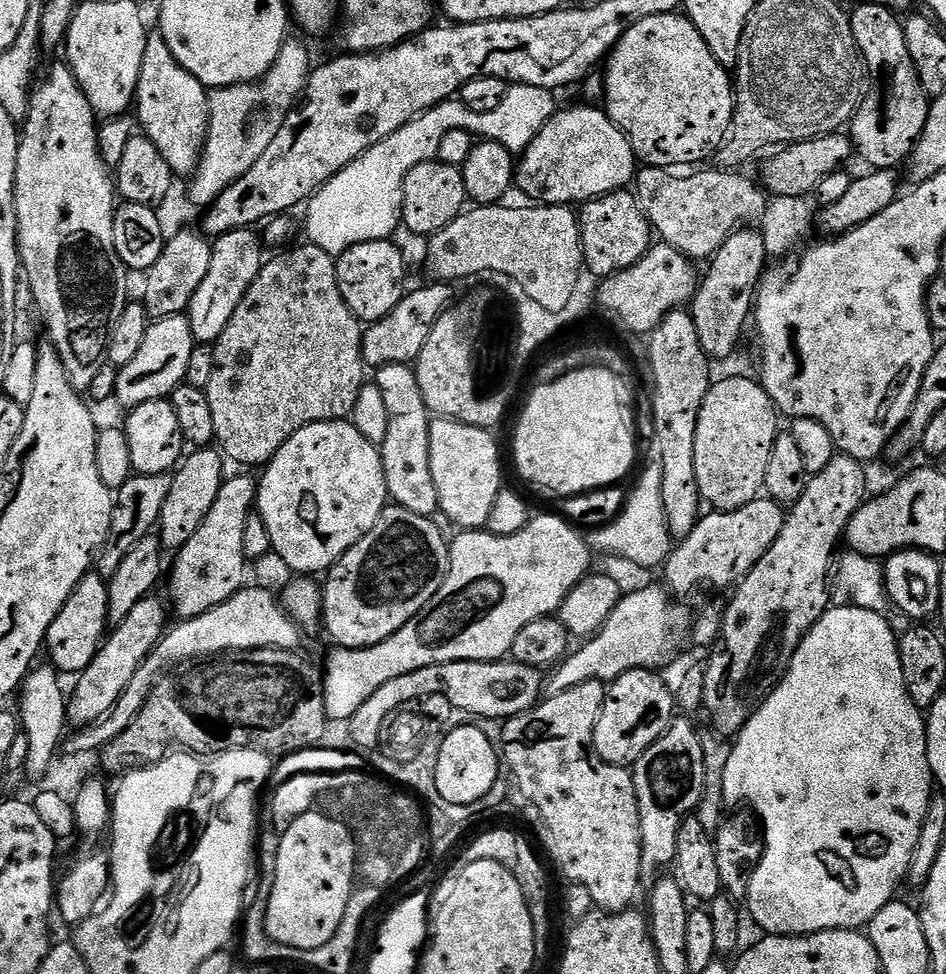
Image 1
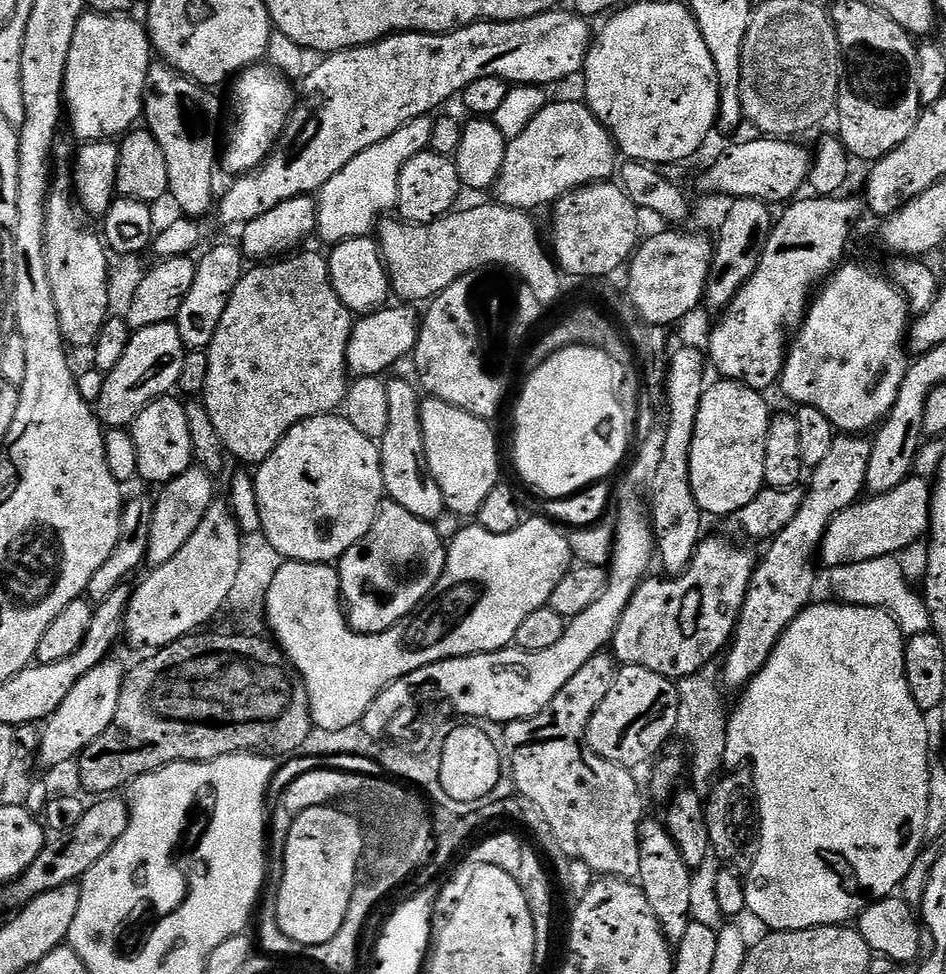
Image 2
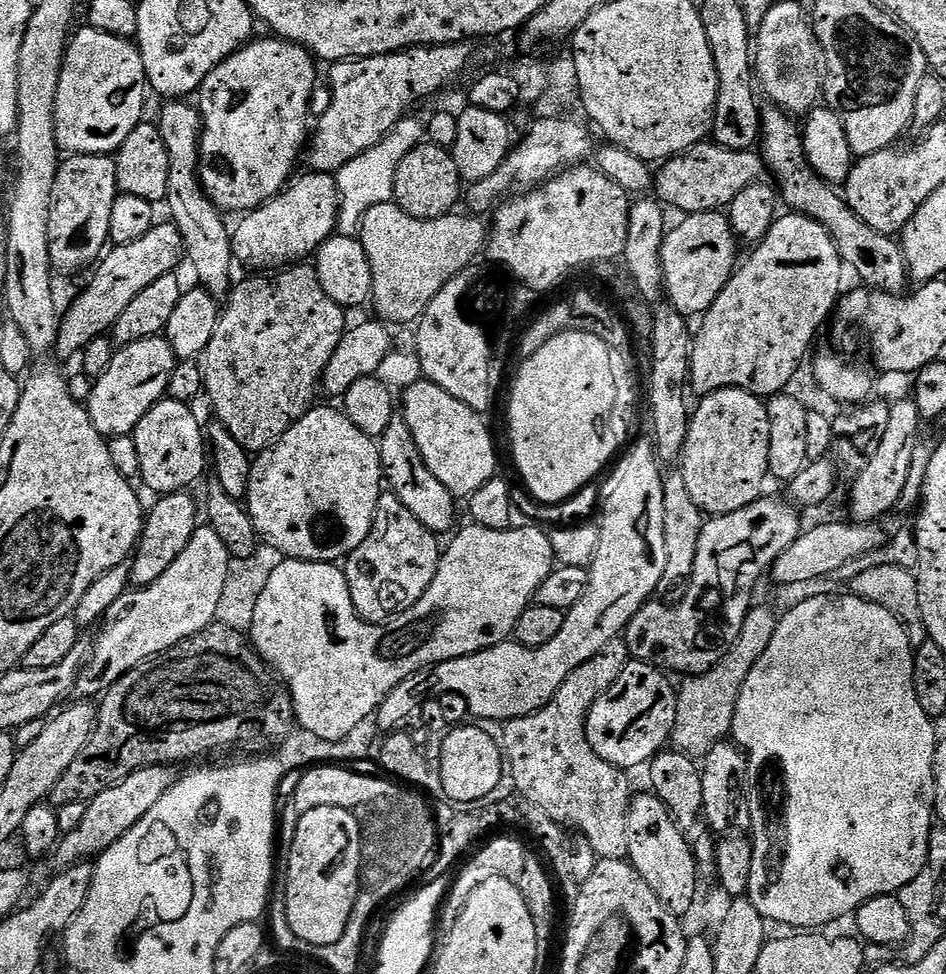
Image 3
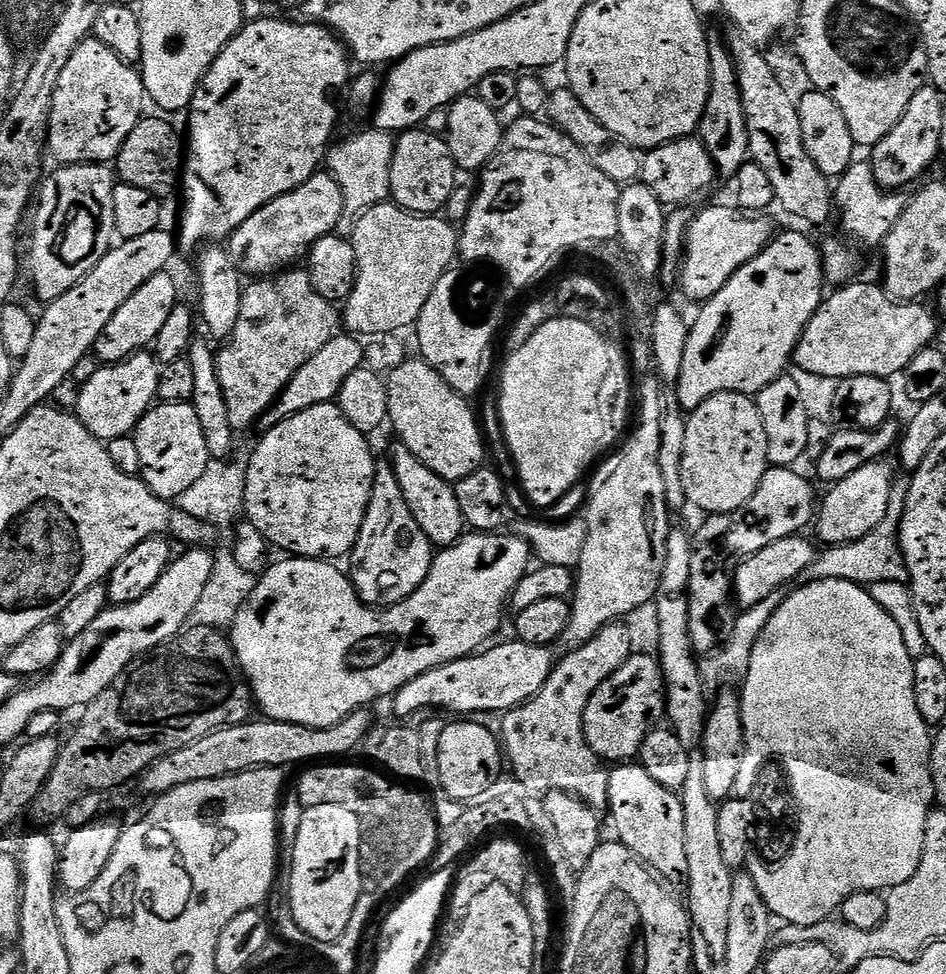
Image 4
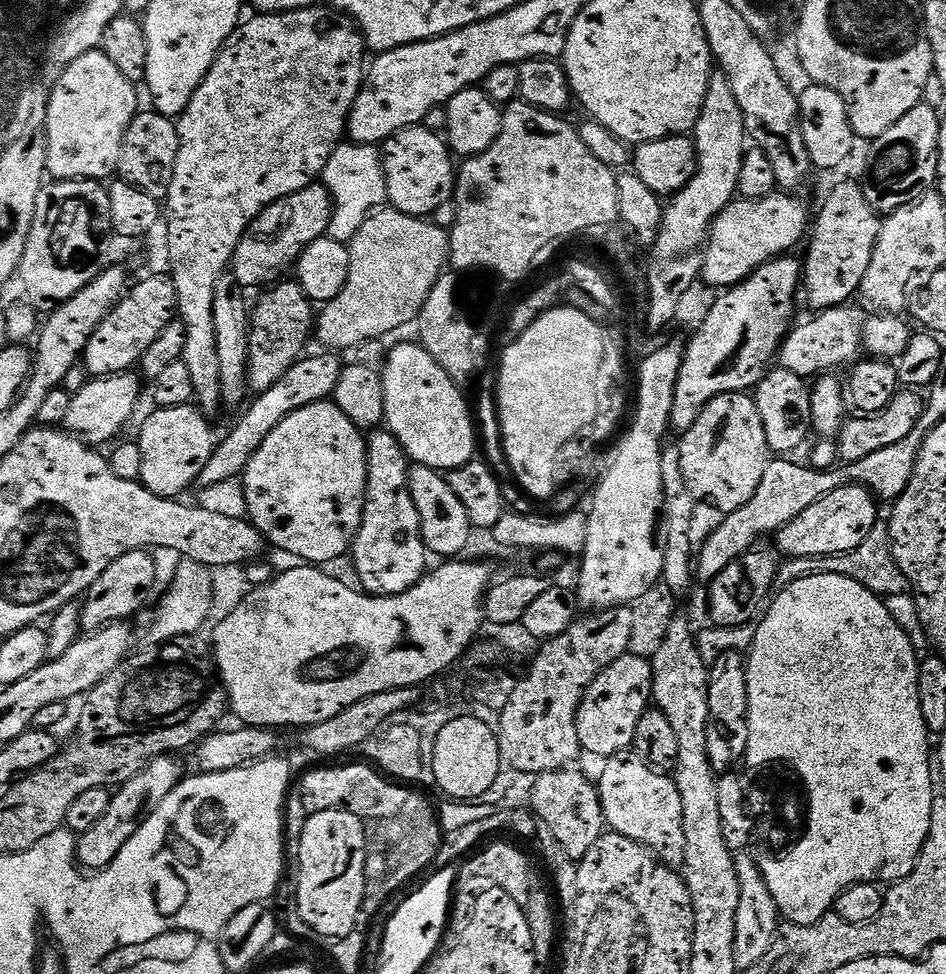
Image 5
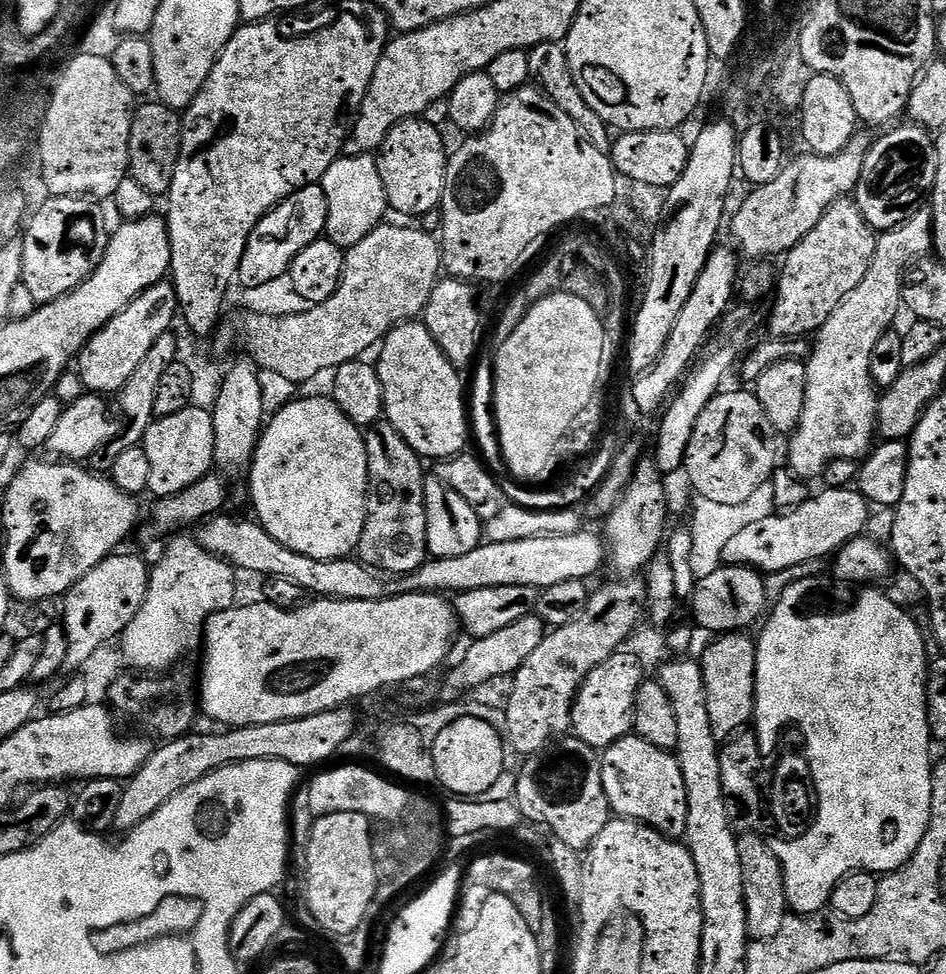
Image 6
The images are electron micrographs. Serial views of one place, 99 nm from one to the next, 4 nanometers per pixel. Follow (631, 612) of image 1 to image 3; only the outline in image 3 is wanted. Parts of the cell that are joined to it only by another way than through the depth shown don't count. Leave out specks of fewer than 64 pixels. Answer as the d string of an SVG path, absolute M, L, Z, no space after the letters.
M764 494L759 500L750 502L750 506L734 510L734 514L705 519L704 529L698 538L698 558L694 558L692 579L688 581L679 599L673 603L677 604L673 608L668 602L644 604L624 629L622 639L628 646L629 657L632 660L641 660L644 664L653 664L655 668L667 670L669 673L682 672L685 677L701 675L714 667L738 638L746 616L754 605L751 596L760 575L763 572L765 575L778 554L782 554L782 550L789 548L800 537L802 525L799 515L801 513L796 505L787 499L779 500L776 496Z

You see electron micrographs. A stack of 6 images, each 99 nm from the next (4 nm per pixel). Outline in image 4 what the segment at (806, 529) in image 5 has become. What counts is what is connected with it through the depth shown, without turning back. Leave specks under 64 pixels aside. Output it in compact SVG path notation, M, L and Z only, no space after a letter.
M888 462L862 466L854 470L854 474L831 485L825 496L823 493L814 516L814 529L816 528L817 536L815 539L821 545L833 546L858 542L879 525L886 515L886 506L889 505L890 490L894 481L891 466L884 463Z

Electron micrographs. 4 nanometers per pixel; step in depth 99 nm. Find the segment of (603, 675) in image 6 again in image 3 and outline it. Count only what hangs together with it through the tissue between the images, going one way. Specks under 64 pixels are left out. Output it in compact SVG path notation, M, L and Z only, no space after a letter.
M632 660L618 674L618 682L603 692L588 711L586 734L594 754L621 770L643 769L672 739L677 689L659 668Z

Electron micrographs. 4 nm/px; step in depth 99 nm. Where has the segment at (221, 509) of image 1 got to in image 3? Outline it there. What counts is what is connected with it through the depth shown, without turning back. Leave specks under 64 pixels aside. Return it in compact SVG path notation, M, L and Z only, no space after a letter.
M197 527L196 533L190 538L186 550L178 554L176 561L158 578L158 582L149 584L146 588L136 588L122 594L114 606L110 606L107 619L99 625L100 633L90 644L90 651L86 659L81 663L74 677L74 692L76 688L77 697L96 698L108 691L108 688L118 678L122 678L134 666L138 666L151 656L158 655L159 652L170 650L178 642L198 634L203 628L216 620L218 610L218 598L222 596L222 586L226 584L228 577L228 566L230 555L221 538L214 532L212 527Z

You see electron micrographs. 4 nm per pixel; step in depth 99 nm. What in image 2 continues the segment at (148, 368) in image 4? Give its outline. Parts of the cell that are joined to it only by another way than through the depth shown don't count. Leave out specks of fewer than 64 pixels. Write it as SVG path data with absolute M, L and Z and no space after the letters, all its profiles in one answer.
M175 323L135 329L126 346L126 354L122 354L118 366L104 377L102 398L94 406L101 425L105 429L128 428L148 403L169 395L179 385L185 355L186 349Z

